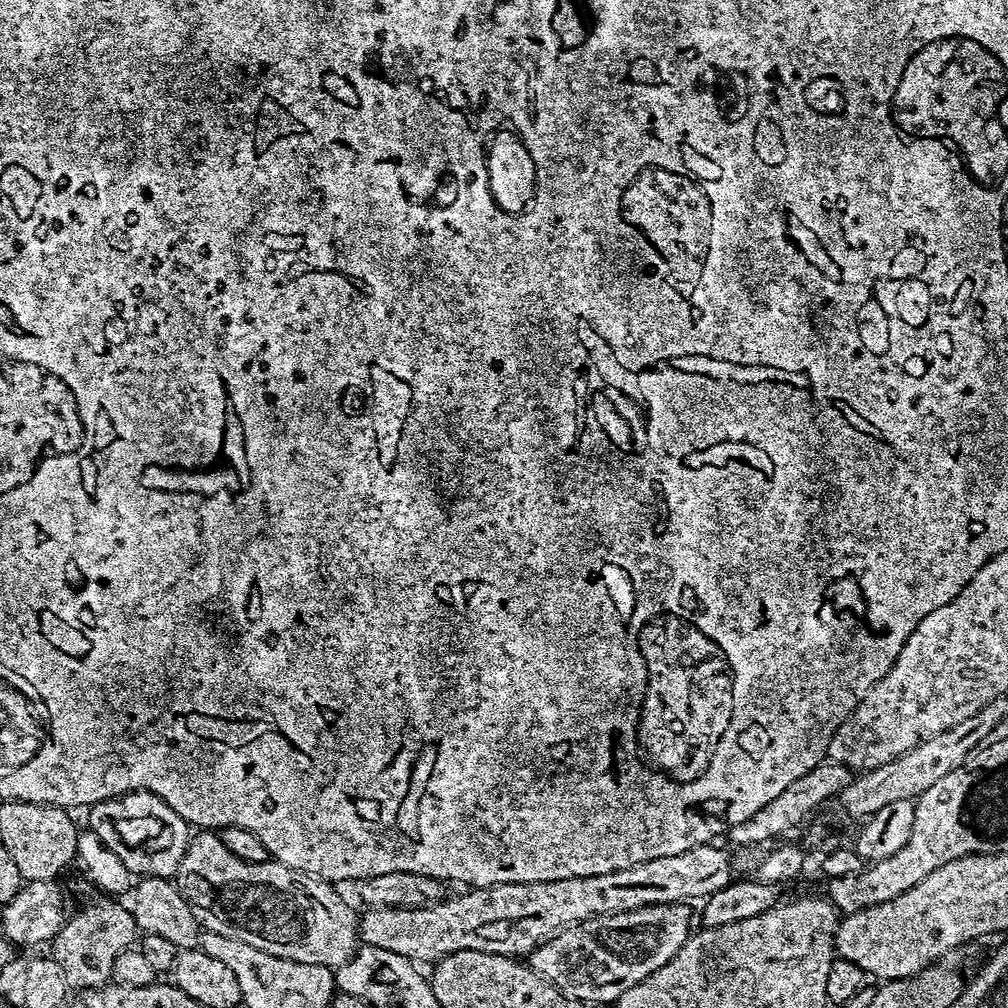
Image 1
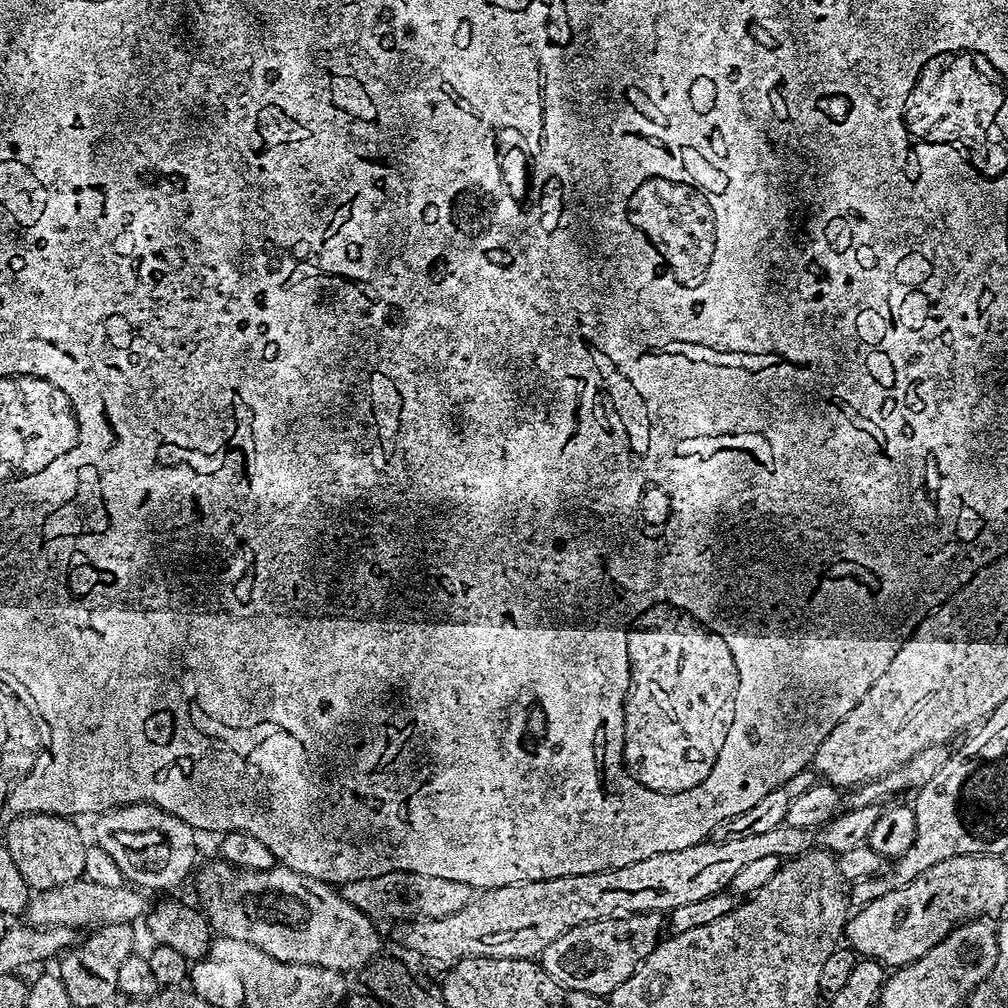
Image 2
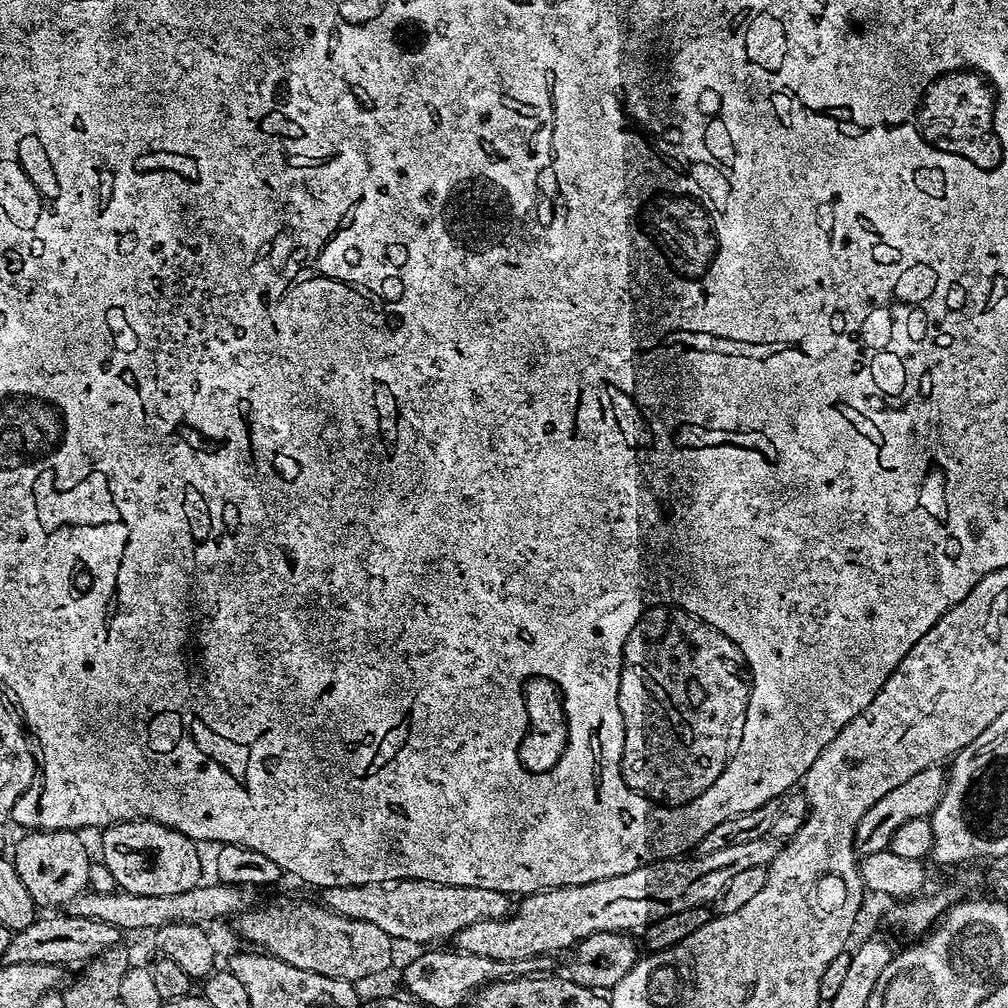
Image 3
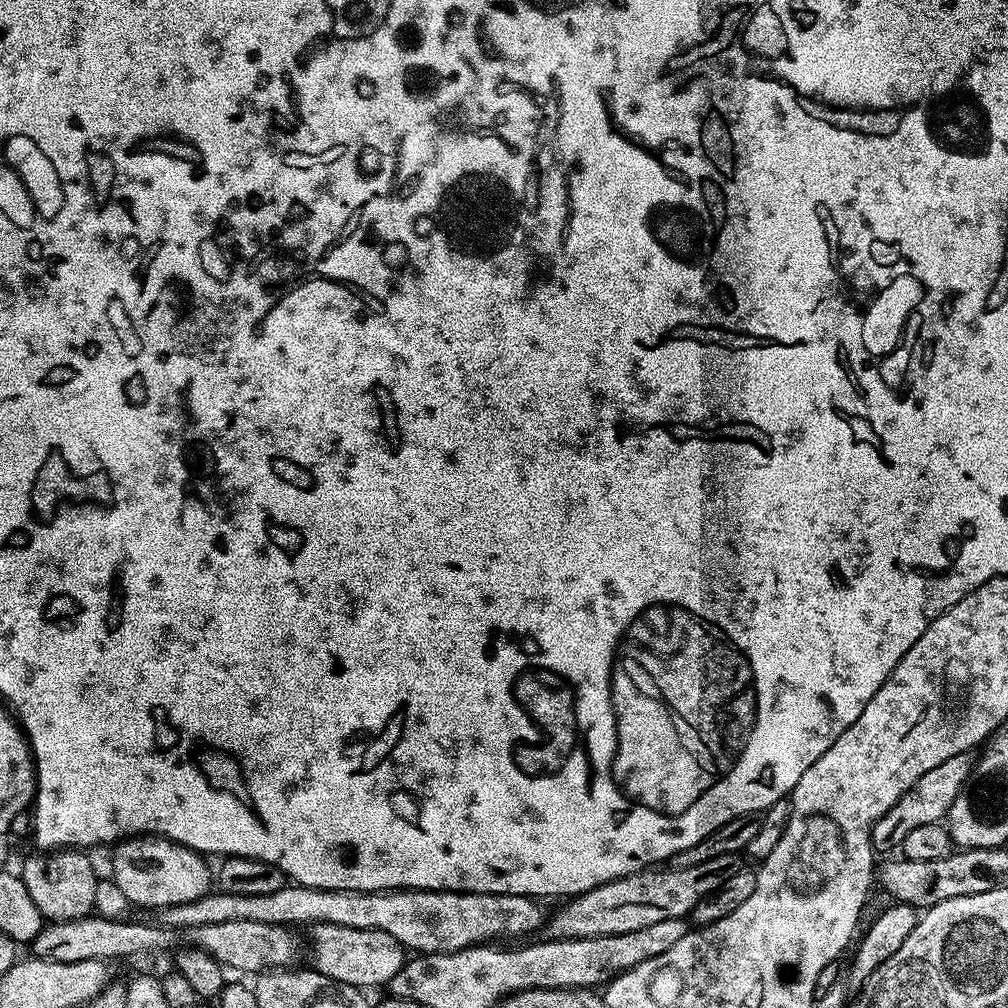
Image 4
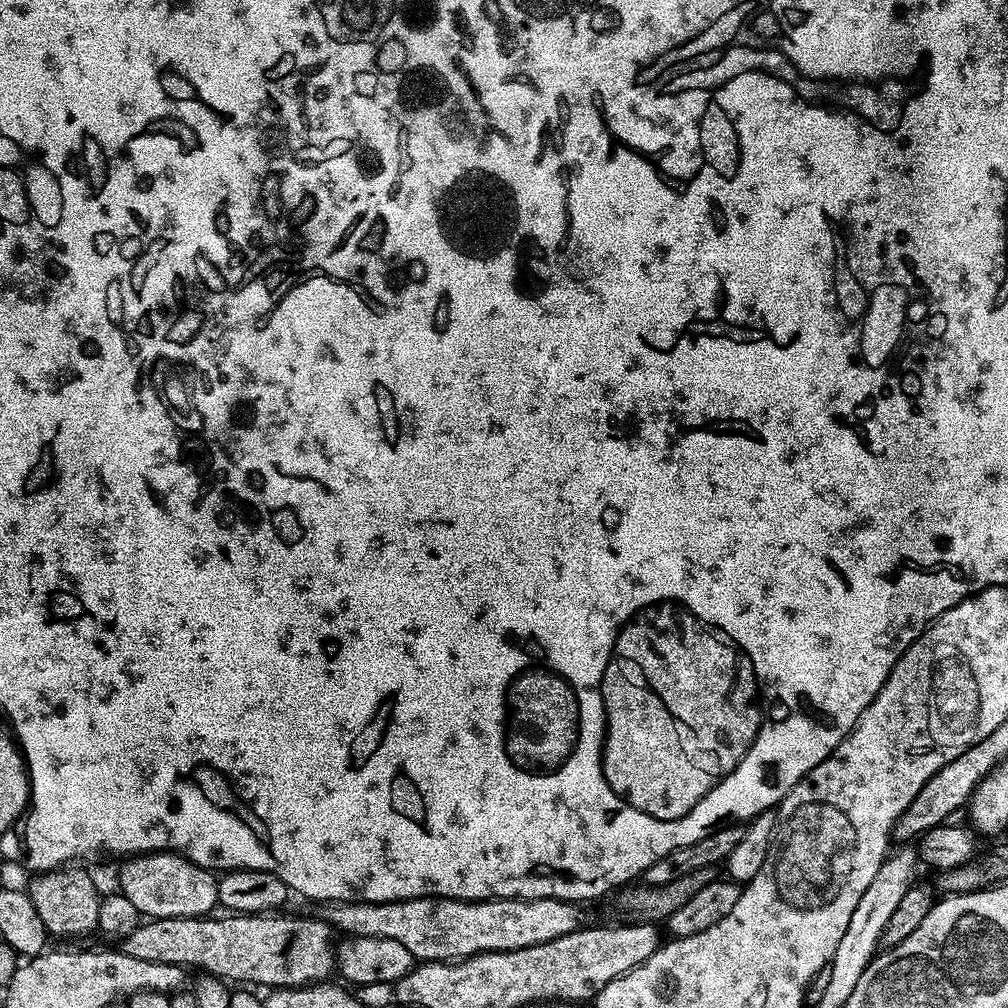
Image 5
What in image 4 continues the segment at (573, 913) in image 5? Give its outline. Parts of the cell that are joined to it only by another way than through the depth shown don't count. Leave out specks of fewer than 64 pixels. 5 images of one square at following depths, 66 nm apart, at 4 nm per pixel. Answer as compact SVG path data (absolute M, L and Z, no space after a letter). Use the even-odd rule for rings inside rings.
M293 883L270 894L249 896L212 890L194 902L159 909L158 920L159 923L177 930L235 920L285 926L297 926L303 920L308 920L307 922L315 924L350 926L358 930L382 930L398 938L398 942L405 949L423 954L457 952L463 948L495 941L492 940L495 936L520 936L523 932L532 932L546 920L546 912L536 904L539 903L533 897L518 894L435 892L417 888L401 888L390 892L355 892L307 888Z

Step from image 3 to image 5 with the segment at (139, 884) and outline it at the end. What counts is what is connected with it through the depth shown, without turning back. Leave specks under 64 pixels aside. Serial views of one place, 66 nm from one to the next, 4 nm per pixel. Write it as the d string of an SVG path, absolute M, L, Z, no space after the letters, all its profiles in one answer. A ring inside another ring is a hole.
M171 850L145 852L123 861L120 868L118 892L130 900L141 917L161 920L162 918L190 918L207 916L219 905L218 876L215 871L199 868L184 856Z

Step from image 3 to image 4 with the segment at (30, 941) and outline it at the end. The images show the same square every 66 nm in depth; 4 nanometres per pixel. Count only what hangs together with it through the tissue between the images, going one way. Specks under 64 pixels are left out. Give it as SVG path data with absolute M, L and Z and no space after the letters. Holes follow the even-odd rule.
M93 914L77 920L57 920L45 923L43 930L31 941L35 955L42 960L54 962L86 962L106 960L117 962L123 956L140 956L143 952L164 952L178 936L177 929L159 922L153 924L131 924L128 918L108 920Z

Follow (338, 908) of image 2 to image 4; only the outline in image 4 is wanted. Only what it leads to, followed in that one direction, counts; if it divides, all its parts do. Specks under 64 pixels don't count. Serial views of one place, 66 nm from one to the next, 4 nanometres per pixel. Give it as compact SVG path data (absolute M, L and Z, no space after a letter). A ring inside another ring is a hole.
M315 924L312 929L312 961L311 967L326 978L334 978L338 982L346 982L350 986L361 990L386 986L402 970L406 959L406 949L398 942L398 938L386 934L382 930L358 930L350 926L336 926L334 924Z

